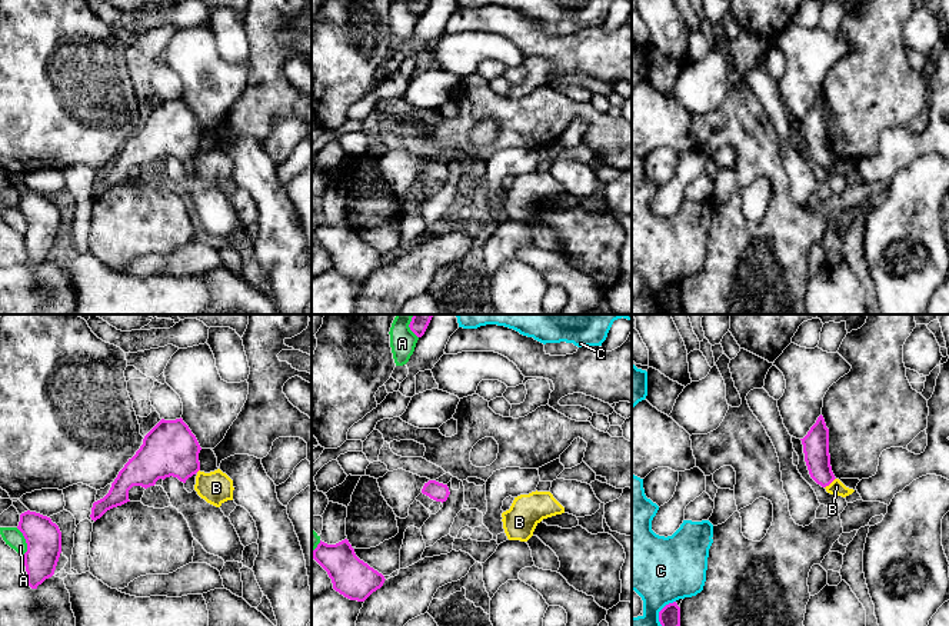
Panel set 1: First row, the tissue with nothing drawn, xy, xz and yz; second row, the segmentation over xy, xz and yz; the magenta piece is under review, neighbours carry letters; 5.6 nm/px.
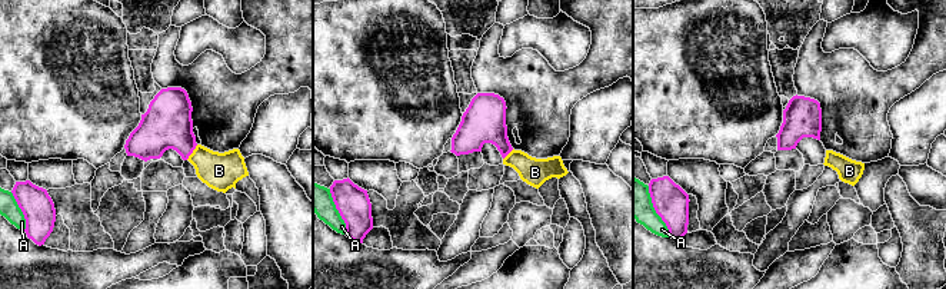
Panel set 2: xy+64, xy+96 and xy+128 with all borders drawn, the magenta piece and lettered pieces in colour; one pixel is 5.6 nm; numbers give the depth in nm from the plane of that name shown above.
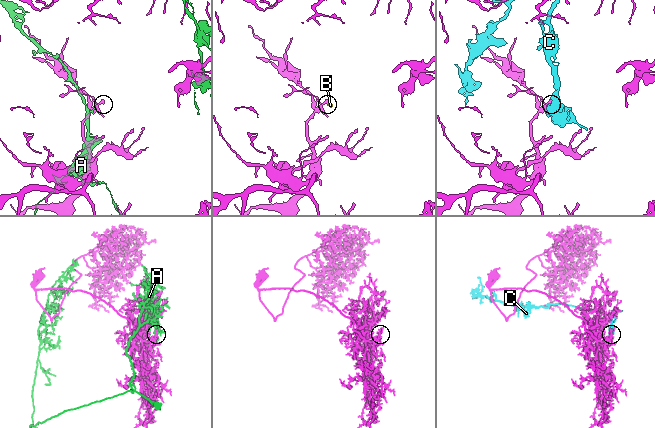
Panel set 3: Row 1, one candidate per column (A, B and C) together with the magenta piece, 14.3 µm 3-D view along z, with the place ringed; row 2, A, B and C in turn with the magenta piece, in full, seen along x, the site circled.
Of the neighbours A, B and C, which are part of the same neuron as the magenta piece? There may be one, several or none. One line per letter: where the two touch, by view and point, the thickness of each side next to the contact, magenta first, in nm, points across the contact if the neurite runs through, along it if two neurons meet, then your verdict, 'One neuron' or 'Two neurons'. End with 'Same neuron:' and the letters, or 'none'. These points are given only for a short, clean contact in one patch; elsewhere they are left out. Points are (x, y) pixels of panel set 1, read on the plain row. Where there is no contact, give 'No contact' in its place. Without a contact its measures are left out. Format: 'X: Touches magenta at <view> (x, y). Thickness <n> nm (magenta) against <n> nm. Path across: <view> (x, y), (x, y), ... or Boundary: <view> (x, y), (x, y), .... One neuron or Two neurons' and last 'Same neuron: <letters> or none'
A: Touches magenta at xy (26, 220). Thickness 200 nm (magenta) against 100 nm. Two neurons
B: Touches magenta at yz (829, 163). Thickness 140 nm (magenta) against 80 nm. Boundary: yz (835, 157), (825, 167). Two neurons
C: Touches magenta at yz (659, 295). Thickness 120 nm (magenta) against 380 nm. Two neurons
Same neuron: none

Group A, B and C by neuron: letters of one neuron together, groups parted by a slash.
A / B / C

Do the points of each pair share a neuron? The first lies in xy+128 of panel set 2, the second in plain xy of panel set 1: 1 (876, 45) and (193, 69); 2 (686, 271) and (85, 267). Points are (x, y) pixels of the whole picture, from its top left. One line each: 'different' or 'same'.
1: same
2: different

